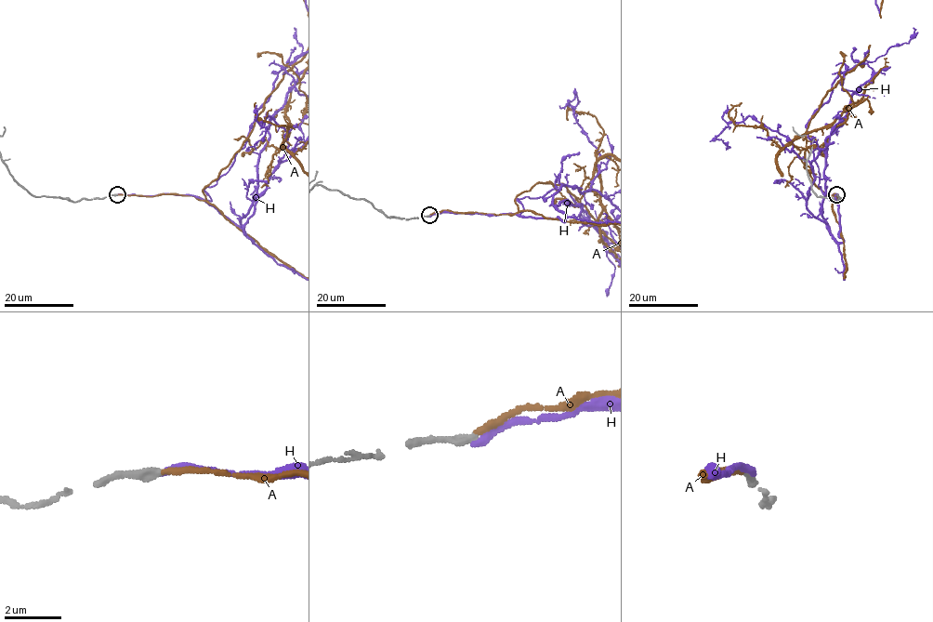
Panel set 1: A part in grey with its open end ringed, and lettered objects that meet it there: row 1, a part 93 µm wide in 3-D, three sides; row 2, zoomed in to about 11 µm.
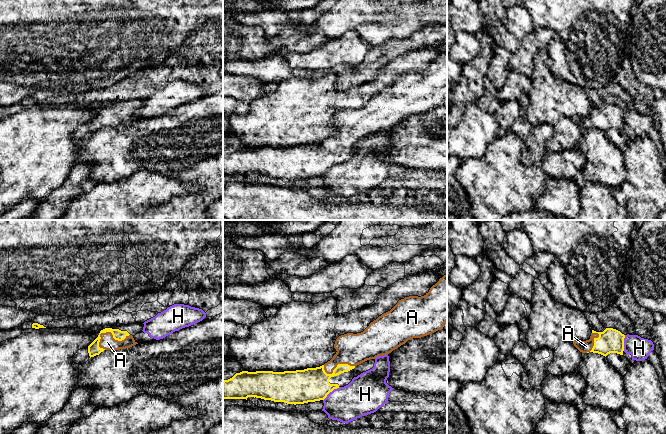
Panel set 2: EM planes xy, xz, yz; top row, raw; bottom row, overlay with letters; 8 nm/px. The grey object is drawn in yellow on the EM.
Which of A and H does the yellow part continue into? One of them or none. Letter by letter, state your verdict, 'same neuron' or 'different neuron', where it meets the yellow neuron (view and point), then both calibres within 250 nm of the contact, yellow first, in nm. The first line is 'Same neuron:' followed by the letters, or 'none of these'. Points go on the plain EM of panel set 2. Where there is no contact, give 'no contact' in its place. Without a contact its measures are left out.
Same neuron: A
A: same neuron; meets yellow in xy at (109, 107); 100 nm thick on the yellow side, 120 nm on the other
H: different neuron; meets yellow in xz at (330, 167); 280 nm thick on the yellow side, 300 nm on the other

